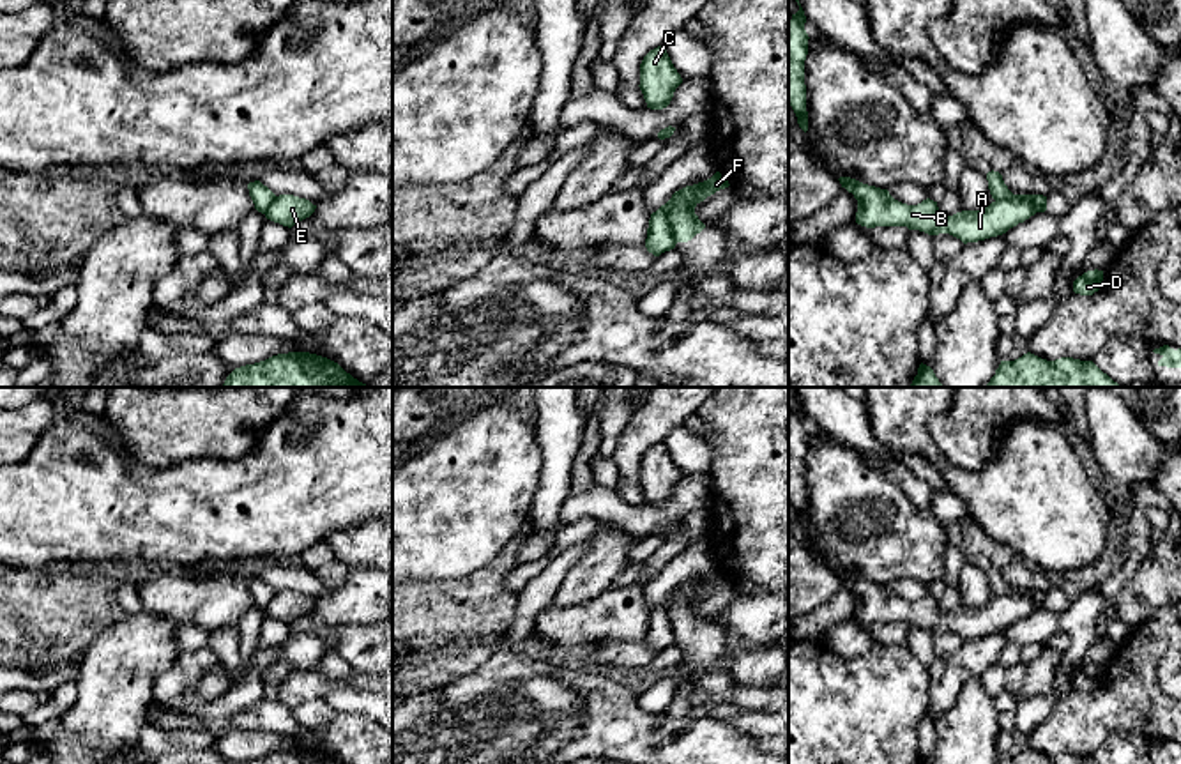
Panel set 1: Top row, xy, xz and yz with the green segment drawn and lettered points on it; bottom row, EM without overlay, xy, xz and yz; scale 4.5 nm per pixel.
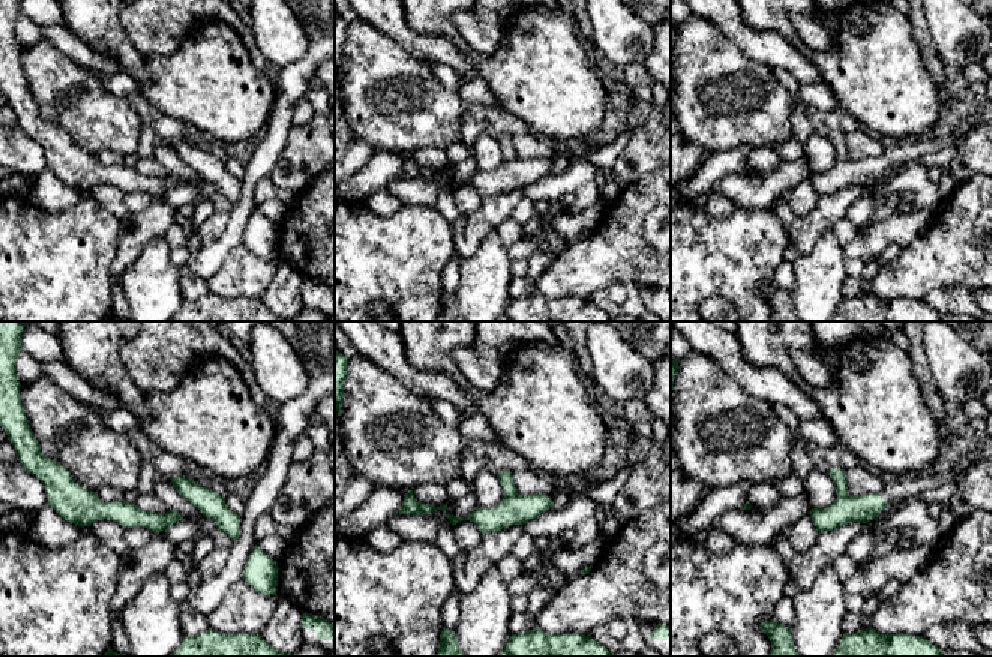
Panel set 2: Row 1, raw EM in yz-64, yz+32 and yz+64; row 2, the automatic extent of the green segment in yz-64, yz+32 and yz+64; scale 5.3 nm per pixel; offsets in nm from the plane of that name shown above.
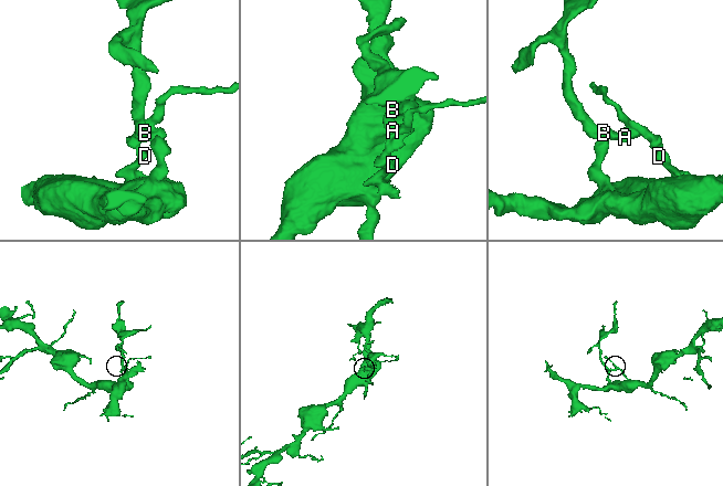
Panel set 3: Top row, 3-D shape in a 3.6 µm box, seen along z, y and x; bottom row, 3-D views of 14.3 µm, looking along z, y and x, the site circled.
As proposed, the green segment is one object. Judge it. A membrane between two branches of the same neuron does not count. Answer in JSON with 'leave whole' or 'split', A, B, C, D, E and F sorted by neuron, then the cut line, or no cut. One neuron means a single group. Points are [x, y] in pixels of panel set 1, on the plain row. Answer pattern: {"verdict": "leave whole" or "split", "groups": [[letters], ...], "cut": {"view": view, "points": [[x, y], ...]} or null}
{"verdict": "split", "groups": [["A", "B", "C", "E", "F"], ["D"]], "cut": {"view": "yz", "points": [[996, 595], [1026, 595], [1038, 607]]}}

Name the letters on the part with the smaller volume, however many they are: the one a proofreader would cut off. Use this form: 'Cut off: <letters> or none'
Cut off: A, B, C, E, F

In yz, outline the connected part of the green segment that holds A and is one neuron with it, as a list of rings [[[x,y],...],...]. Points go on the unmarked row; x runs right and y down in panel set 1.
[[[840,573],[838,577],[857,596],[857,621],[866,624],[907,623],[928,631],[949,630],[964,640],[1002,631],[1038,608],[1024,594],[1004,594],[981,607],[962,607],[946,612],[939,607],[937,598],[930,594],[918,601],[907,601],[895,596],[888,585],[850,573]]]

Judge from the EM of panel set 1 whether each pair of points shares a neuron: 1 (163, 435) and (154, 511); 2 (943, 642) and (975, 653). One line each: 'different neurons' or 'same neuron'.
1: different neurons
2: different neurons

